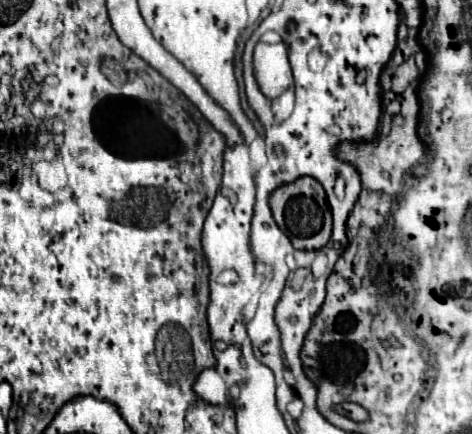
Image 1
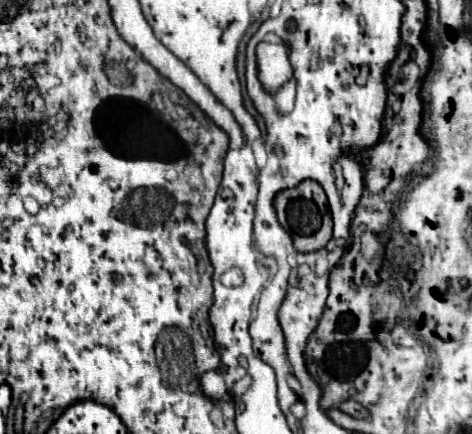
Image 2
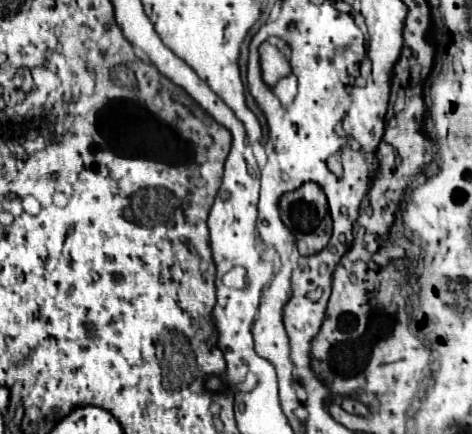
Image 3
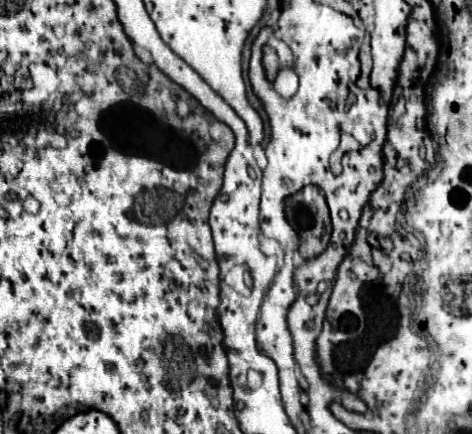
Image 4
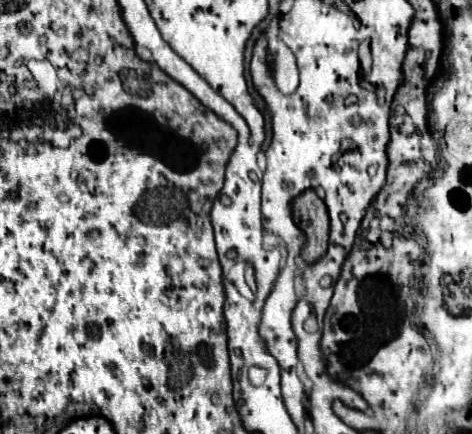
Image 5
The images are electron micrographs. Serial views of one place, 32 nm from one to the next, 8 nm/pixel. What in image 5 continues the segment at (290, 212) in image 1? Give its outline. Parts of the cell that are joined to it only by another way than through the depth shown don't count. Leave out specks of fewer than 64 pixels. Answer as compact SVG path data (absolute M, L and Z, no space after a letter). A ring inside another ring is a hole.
M306 190L296 200L292 200L292 212L296 224L308 236L302 248L302 258L306 264L314 264L316 260L320 260L320 256L324 256L328 248L330 222L328 222L326 206L314 190Z

